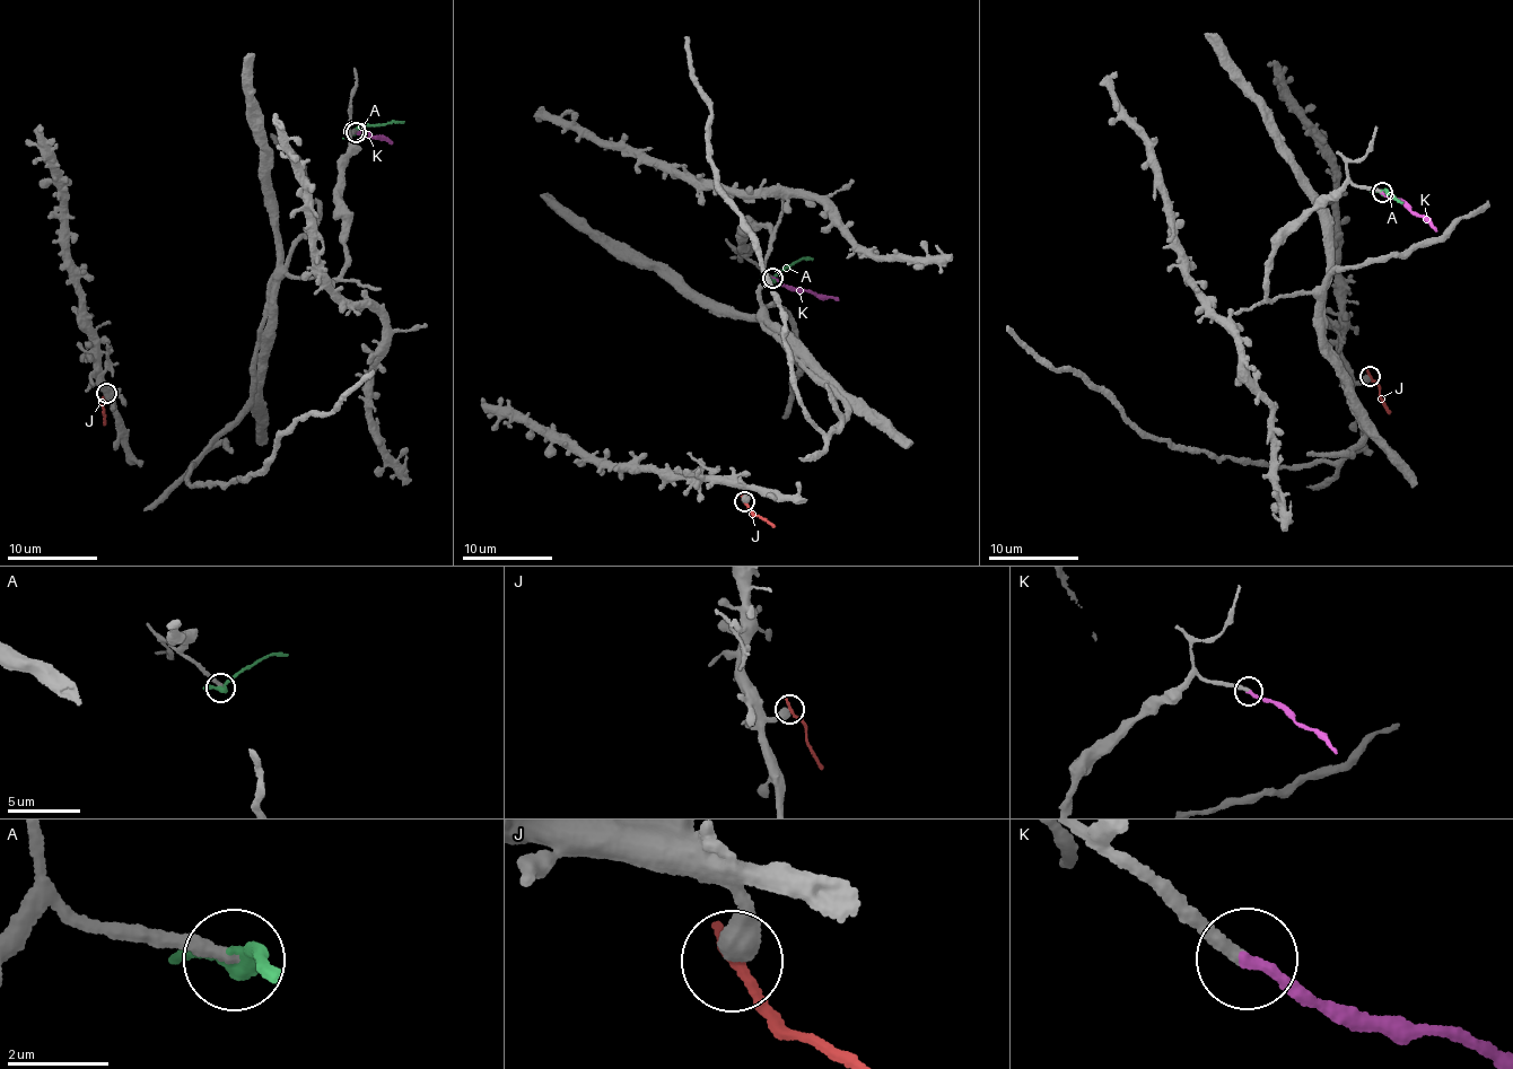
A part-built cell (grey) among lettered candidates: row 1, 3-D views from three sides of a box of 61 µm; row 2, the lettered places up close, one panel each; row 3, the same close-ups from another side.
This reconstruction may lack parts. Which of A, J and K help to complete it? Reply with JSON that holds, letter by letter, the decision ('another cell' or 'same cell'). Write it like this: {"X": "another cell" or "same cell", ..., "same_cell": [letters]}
{"A": "another cell", "J": "another cell", "K": "same cell", "same_cell": ["K"]}

